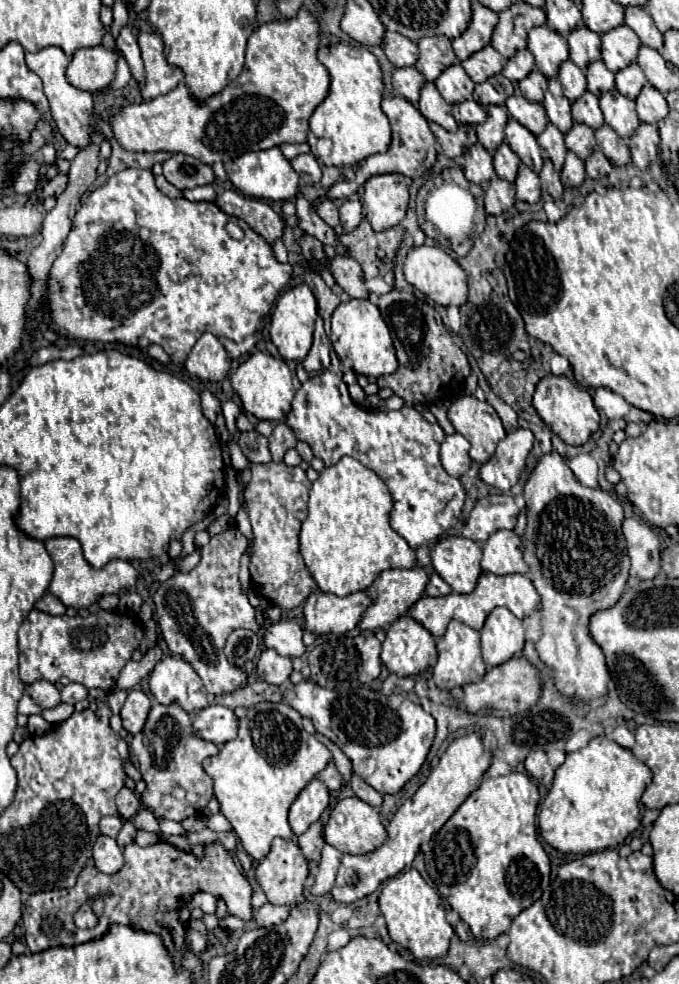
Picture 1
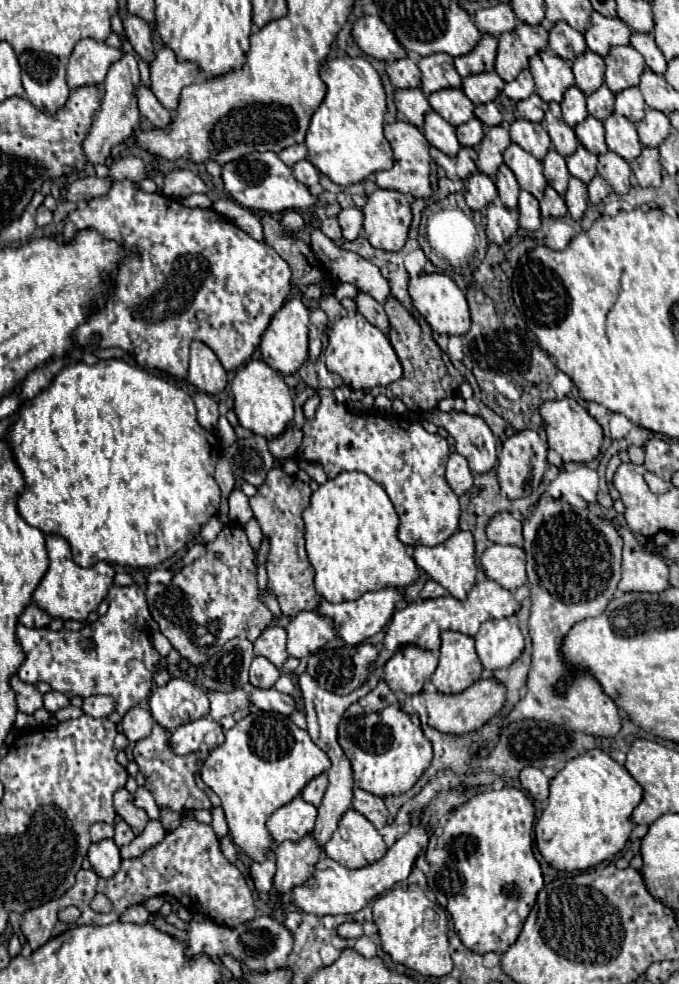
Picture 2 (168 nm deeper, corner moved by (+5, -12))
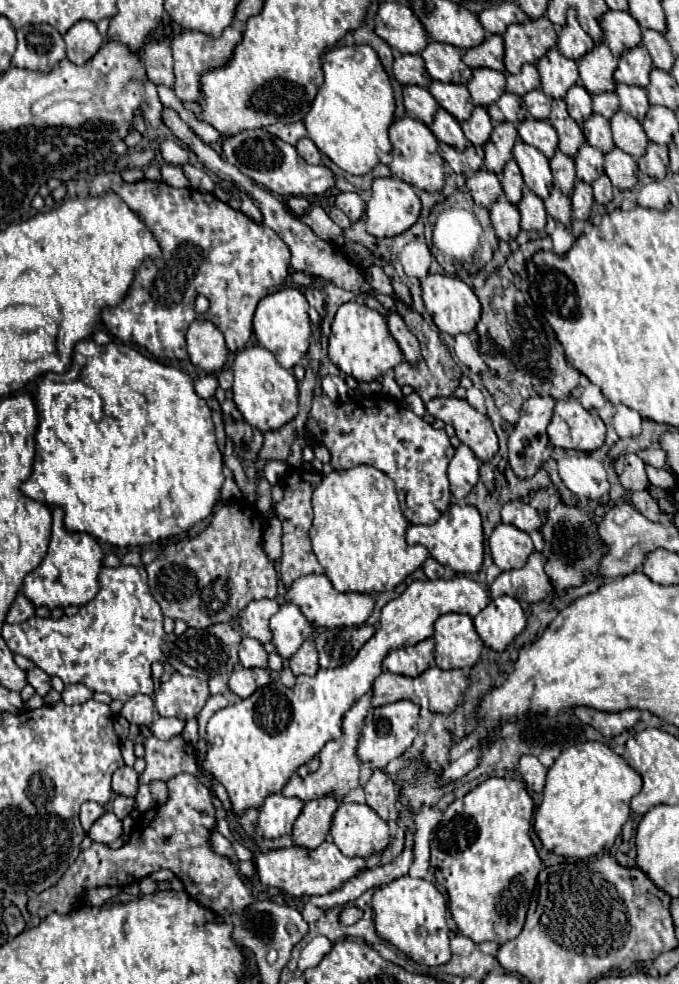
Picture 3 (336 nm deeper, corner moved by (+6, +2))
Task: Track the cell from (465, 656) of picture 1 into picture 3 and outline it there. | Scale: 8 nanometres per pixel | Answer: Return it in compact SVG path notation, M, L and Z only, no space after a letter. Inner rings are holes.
M444 614L434 624L436 634L436 666L442 670L470 668L478 662L484 648L474 630L472 618L466 614Z

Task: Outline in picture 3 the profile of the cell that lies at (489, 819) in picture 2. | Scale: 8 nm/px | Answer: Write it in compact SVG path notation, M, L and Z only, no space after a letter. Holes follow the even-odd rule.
M488 778L470 790L466 796L454 800L436 830L436 836L430 844L432 856L430 866L434 870L434 878L448 892L448 908L458 926L458 930L472 938L476 944L494 940L504 944L516 938L522 930L530 894L536 886L536 876L544 868L538 852L530 840L530 822L534 814L534 802L526 792L522 780L516 778Z

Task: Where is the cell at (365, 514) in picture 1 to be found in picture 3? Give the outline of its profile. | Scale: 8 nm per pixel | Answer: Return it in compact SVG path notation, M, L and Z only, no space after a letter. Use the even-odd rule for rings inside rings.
M356 466L340 472L332 470L330 474L326 474L314 490L312 508L314 522L310 528L310 540L314 546L314 554L338 592L376 594L392 590L428 558L428 550L424 546L410 546L406 542L406 530L410 524L400 510L394 482L374 466Z

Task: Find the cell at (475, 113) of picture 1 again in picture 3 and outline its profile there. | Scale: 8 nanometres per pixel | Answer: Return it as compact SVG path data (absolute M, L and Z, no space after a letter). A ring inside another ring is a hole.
M476 106L472 110L472 116L468 120L464 120L462 124L462 130L466 134L466 138L472 142L472 144L478 144L482 146L488 138L490 138L490 128L492 128L492 120L486 112L484 106Z

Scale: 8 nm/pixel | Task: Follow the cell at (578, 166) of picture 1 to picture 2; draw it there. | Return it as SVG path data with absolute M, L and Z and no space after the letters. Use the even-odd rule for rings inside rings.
M571 178L569 180L569 188L567 188L567 194L565 194L565 204L569 208L569 214L573 216L573 220L581 220L585 208L587 208L587 186L577 180L577 178Z

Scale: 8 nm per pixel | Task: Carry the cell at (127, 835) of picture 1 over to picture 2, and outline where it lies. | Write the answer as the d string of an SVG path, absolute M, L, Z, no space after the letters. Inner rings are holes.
M119 820L119 822L115 824L115 836L113 836L113 840L115 840L119 846L125 846L125 844L129 844L133 838L135 838L135 834L133 834L133 830L129 828L129 824L123 822L123 820Z

